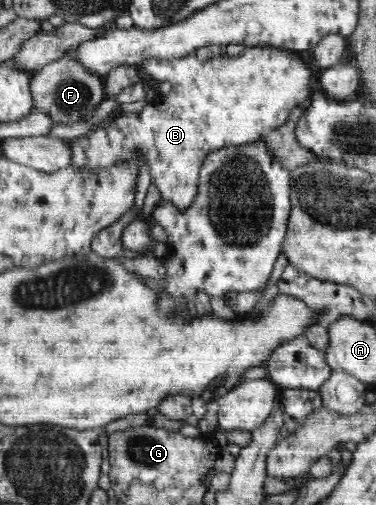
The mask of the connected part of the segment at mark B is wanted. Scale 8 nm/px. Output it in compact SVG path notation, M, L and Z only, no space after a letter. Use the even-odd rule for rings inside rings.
M246 47L238 57L224 55L204 62L194 54L180 59L147 58L141 60L137 68L158 81L170 82L171 91L166 96L159 95L150 106L145 105L139 112L117 115L102 127L71 139L70 166L110 166L121 158L136 158L140 168L149 168L151 182L159 189L161 198L181 211L187 209L196 197L200 168L209 153L267 136L273 129L285 124L292 108L302 104L305 109L311 102L309 98L312 98L313 72L301 57L295 55L295 51L288 49Z

